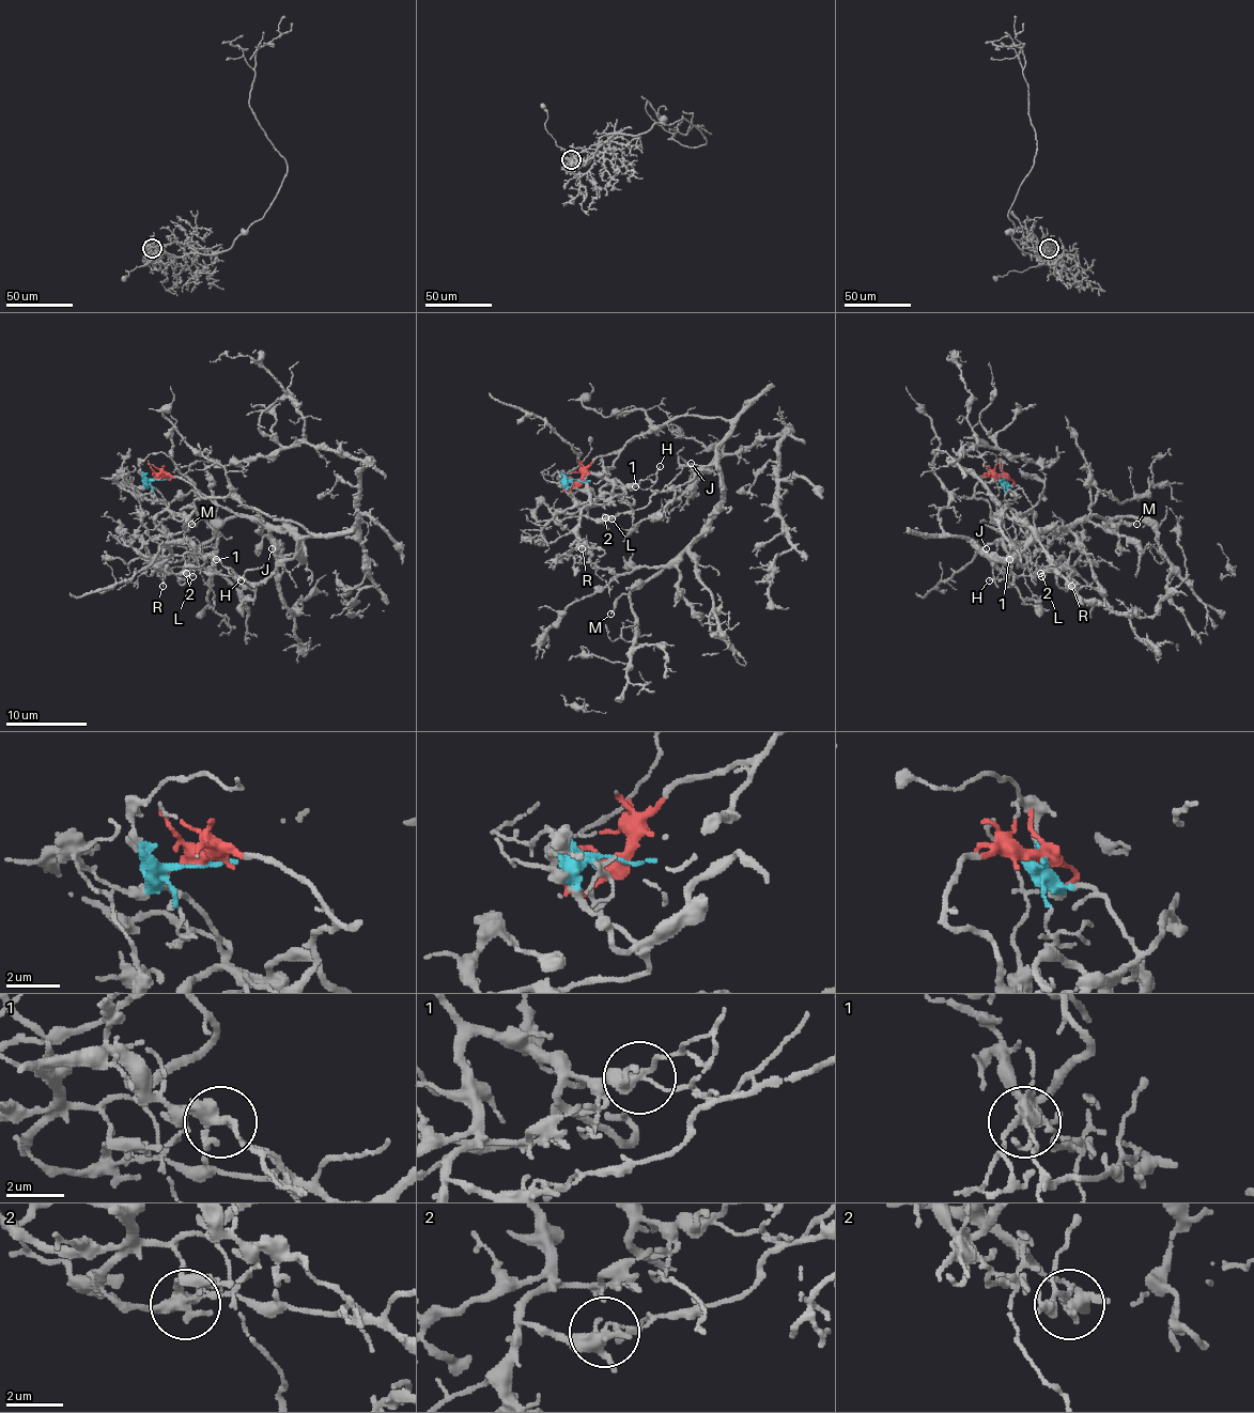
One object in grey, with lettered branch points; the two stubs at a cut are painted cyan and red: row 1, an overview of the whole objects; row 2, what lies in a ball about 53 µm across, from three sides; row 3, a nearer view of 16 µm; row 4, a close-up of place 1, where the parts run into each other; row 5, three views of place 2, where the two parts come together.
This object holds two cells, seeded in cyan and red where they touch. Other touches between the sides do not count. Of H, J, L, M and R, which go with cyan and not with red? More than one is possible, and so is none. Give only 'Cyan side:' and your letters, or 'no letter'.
Cyan side: H, L, R

